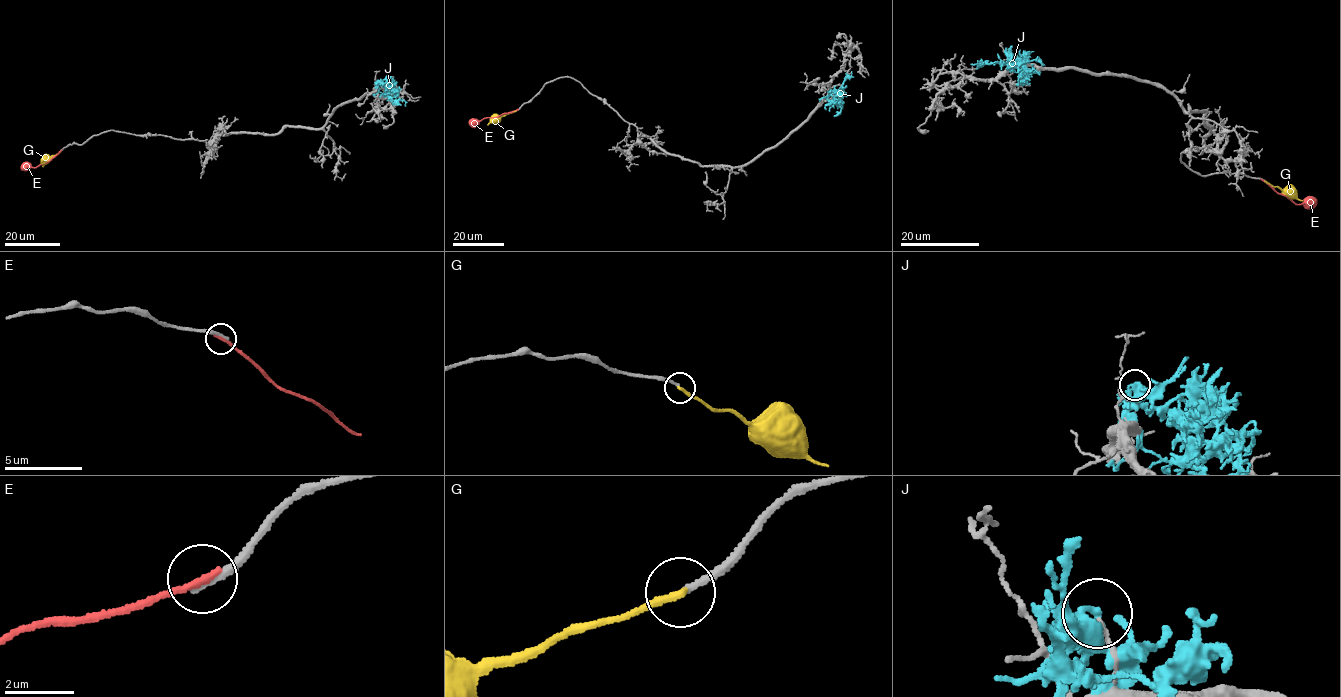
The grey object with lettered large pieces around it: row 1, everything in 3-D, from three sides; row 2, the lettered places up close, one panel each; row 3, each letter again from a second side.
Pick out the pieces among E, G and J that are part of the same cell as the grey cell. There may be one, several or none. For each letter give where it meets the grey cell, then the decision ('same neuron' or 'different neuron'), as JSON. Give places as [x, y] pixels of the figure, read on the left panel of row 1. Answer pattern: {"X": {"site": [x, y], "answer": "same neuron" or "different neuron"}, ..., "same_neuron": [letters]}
{"E": {"site": [61, 150], "answer": "different neuron"}, "G": {"site": [60, 151], "answer": "different neuron"}, "J": {"site": [378, 80], "answer": "different neuron"}, "same_neuron": []}

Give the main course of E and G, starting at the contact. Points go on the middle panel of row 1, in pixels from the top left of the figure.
E: (516, 109), (471, 125)
G: (516, 111), (498, 116), (487, 125)

